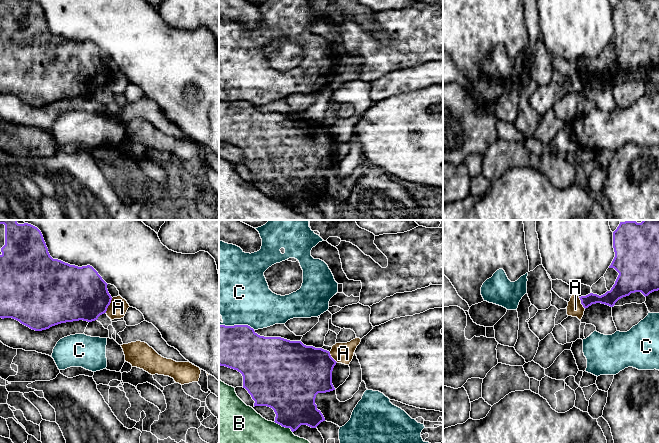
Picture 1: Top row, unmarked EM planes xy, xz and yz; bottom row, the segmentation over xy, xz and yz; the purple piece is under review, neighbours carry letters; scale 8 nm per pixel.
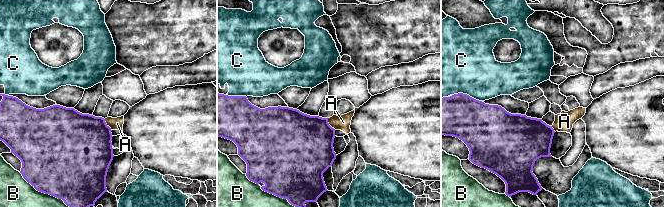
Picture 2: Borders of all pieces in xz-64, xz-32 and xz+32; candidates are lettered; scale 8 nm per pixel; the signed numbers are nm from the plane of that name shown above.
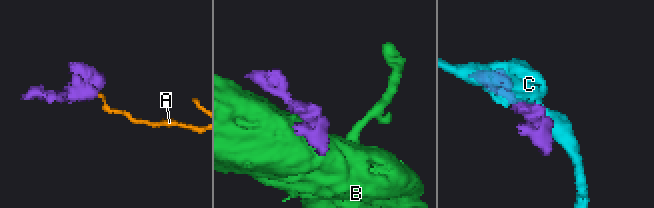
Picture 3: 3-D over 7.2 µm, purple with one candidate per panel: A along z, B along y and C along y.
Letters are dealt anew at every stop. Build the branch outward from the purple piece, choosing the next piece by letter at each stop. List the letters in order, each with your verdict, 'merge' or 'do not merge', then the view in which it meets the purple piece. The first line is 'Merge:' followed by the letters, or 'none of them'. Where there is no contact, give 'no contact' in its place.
Merge: none of them
A: do not merge; contact in xy
B: do not merge; contact in xz
C: do not merge; contact in xz

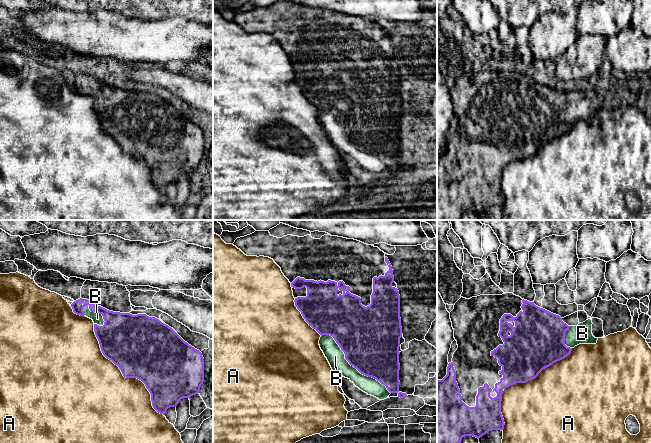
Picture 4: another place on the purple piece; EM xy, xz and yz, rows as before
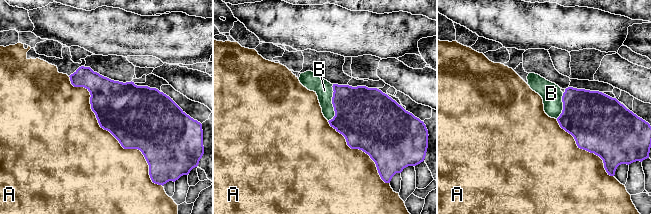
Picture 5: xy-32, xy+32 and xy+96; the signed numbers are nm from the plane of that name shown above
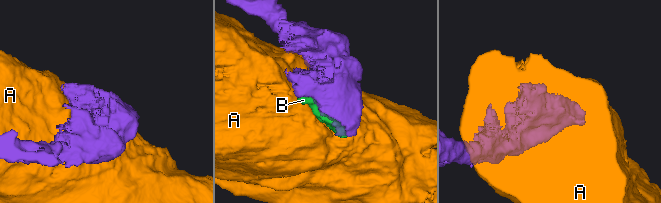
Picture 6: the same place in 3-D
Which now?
Merge: B
A: do not merge; contact in xy
B: merge; contact in xz

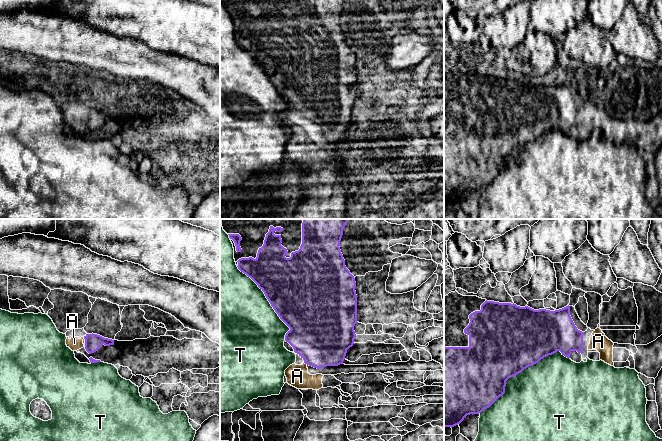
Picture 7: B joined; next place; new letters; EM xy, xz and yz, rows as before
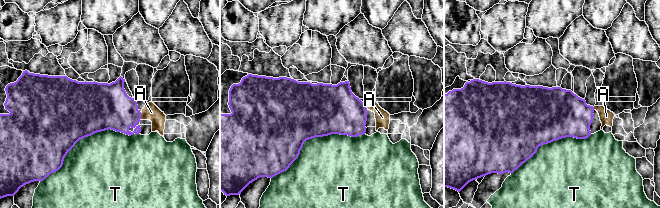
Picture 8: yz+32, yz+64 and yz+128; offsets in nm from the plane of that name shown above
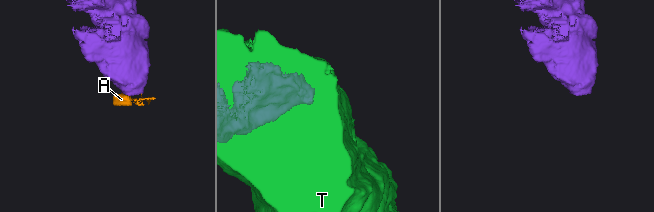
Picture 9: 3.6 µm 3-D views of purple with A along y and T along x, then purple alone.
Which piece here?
Merge: A
A: merge; contact in xz
T: do not merge; contact in yz

